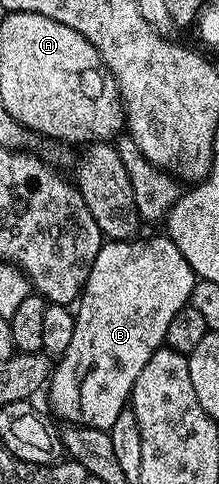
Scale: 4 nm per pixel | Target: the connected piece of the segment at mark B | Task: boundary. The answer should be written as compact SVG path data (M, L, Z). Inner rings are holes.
M161 235L154 236L151 240L142 240L143 238L106 240L103 243L102 249L96 254L96 260L92 262L91 272L88 274L85 288L82 289L81 297L76 304L76 319L74 329L72 330L72 343L68 346L66 353L53 365L52 375L48 381L50 408L60 419L67 420L65 422L67 425L83 424L93 428L110 429L112 422L116 422L117 416L128 406L130 392L134 388L136 378L140 378L140 370L144 370L144 365L147 364L148 358L152 358L152 354L156 354L156 350L165 345L168 325L172 322L172 318L176 318L176 314L180 314L180 310L187 307L190 303L190 295L193 292L196 281L192 266L188 266L188 258L184 258L184 254L180 254L176 242L172 242L169 235Z

